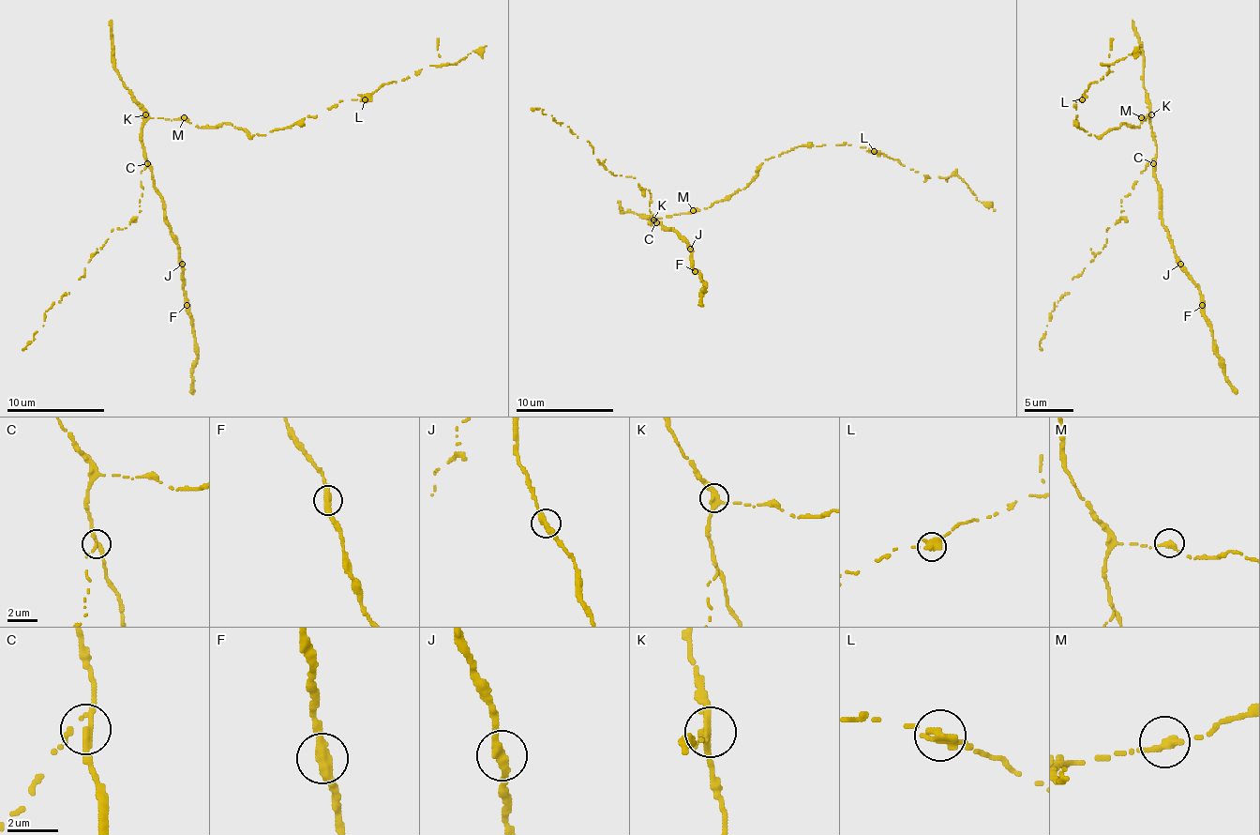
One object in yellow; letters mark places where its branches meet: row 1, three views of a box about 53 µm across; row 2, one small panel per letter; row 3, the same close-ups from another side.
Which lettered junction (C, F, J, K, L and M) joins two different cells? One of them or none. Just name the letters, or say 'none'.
L

